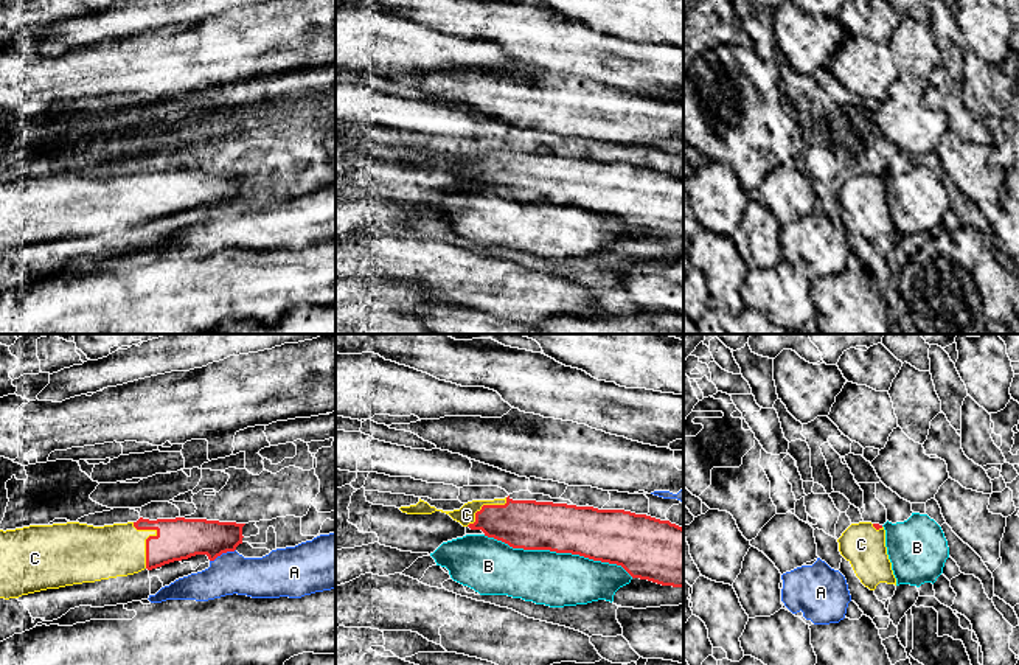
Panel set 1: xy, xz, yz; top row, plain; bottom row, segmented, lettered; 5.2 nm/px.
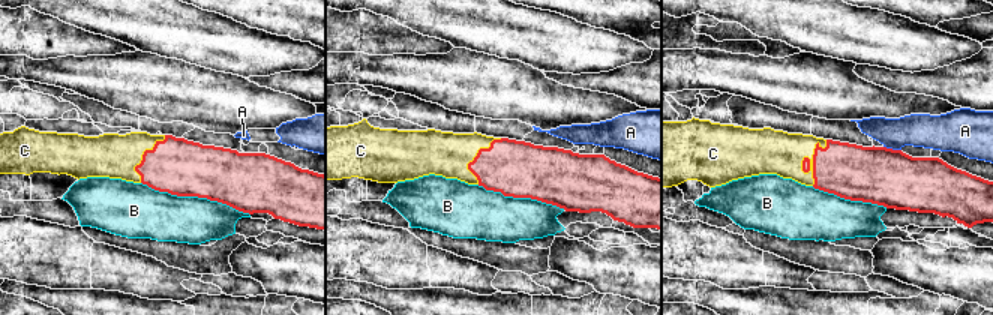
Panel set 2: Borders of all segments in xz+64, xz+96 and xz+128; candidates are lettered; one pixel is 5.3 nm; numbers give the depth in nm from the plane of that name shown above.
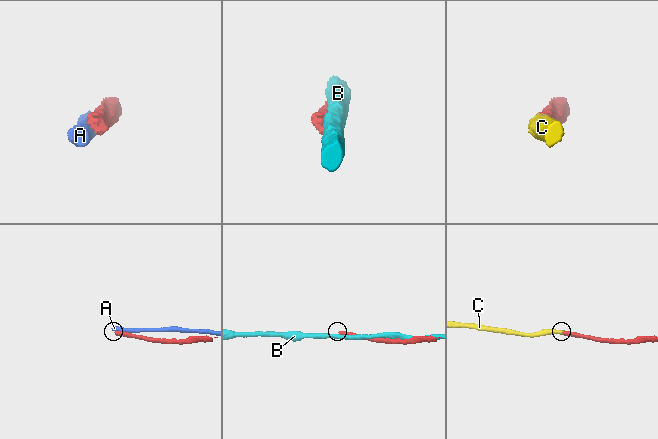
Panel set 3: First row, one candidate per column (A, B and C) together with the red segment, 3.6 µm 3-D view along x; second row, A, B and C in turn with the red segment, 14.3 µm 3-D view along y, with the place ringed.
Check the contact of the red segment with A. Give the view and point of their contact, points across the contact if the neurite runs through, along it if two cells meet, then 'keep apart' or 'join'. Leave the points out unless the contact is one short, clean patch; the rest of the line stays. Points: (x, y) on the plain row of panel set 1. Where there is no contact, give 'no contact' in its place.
meets red in xy at (222, 204); border along xy (235, 201), (210, 213); keep apart

